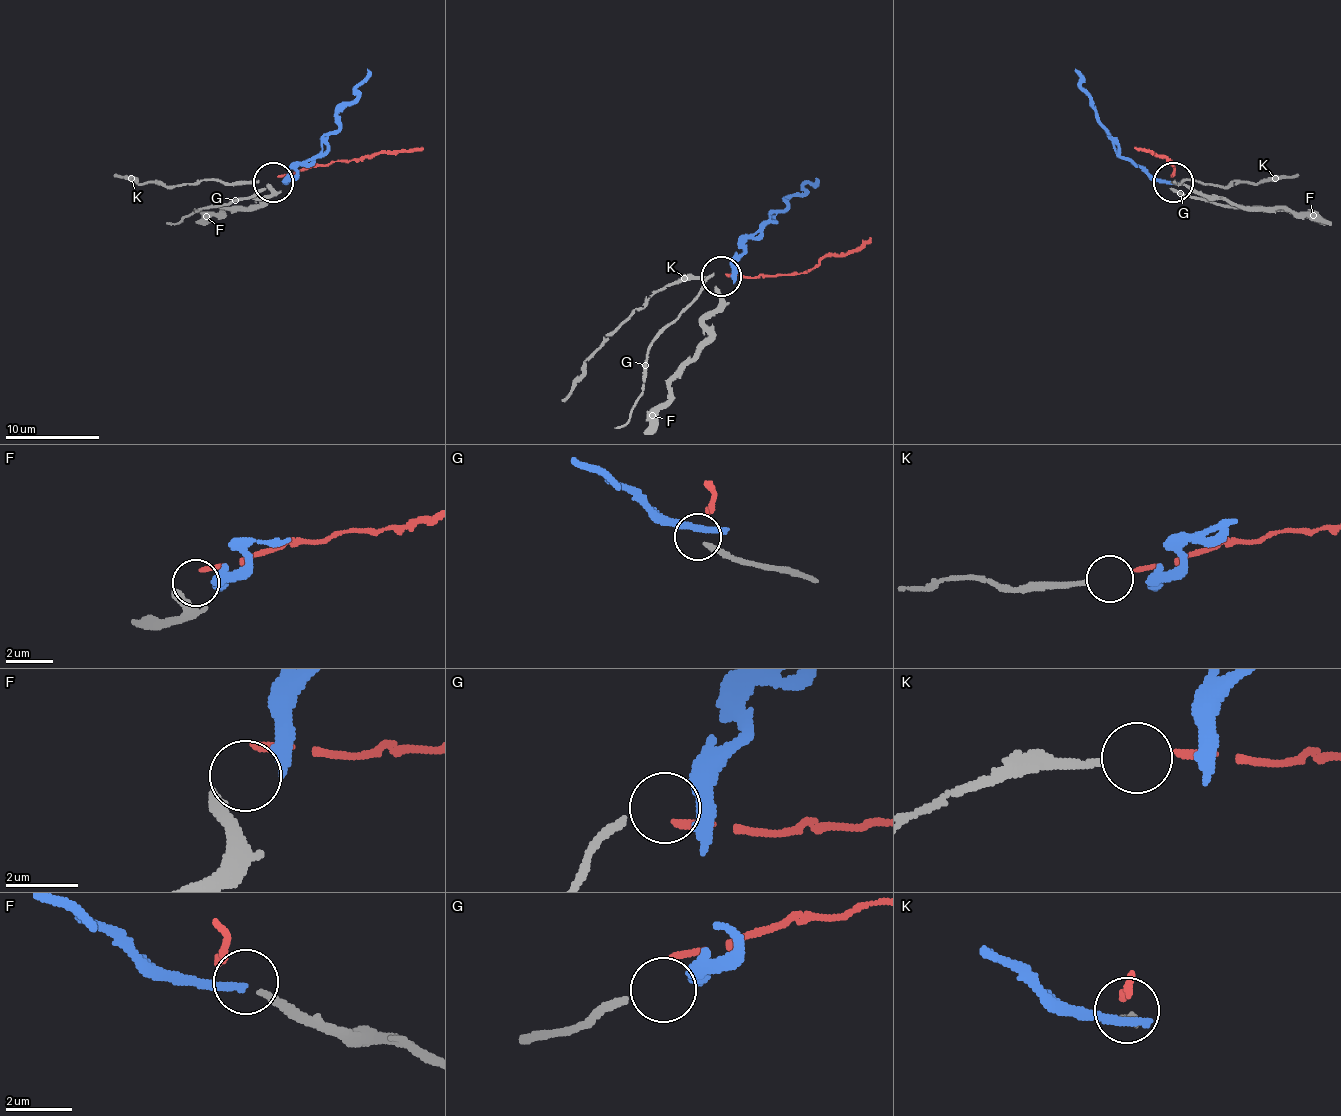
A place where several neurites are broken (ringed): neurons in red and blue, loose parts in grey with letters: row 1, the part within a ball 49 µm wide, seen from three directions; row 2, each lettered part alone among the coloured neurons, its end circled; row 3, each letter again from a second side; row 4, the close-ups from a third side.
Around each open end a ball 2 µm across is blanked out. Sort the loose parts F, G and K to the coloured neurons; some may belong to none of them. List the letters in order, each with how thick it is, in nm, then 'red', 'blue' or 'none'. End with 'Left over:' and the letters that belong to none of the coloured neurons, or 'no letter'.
F: 280 nm | blue
G: 220 nm | none
K: 200 nm | red
Left over: G

